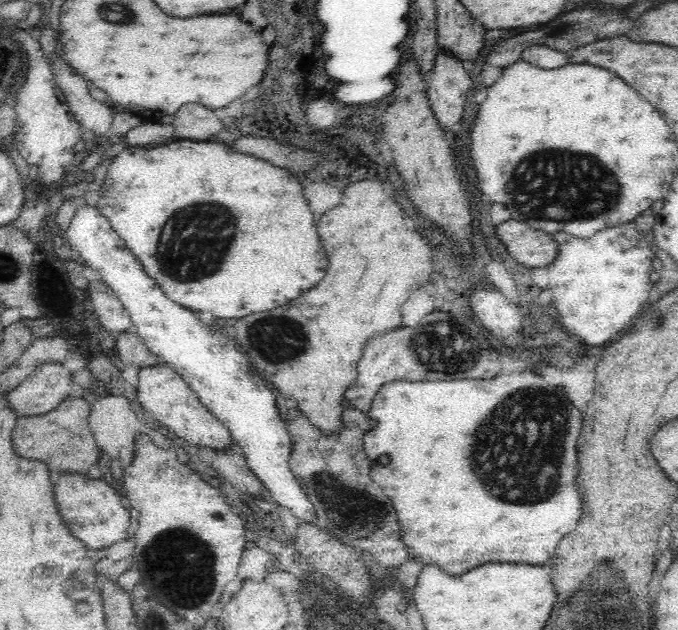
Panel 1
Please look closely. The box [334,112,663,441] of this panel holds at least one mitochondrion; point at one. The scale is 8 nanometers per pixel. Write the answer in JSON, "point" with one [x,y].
{"point":[552,184]}

